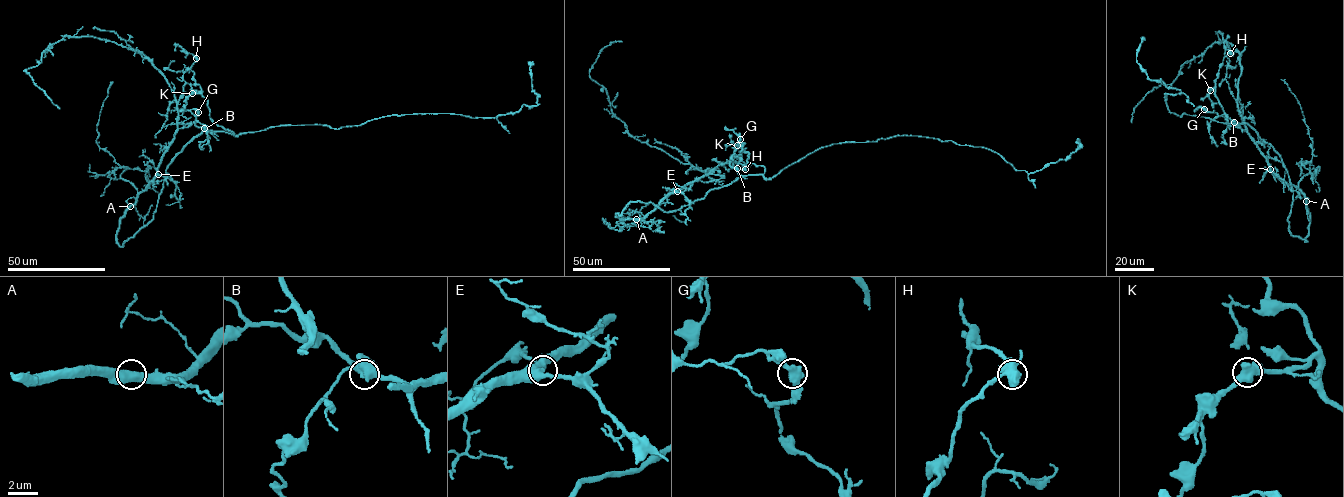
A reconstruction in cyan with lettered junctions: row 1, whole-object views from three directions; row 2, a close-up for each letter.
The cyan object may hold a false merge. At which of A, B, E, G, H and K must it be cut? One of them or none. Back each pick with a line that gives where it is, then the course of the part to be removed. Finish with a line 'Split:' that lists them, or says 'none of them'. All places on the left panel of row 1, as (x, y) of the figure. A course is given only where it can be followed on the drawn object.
Split: none of them

